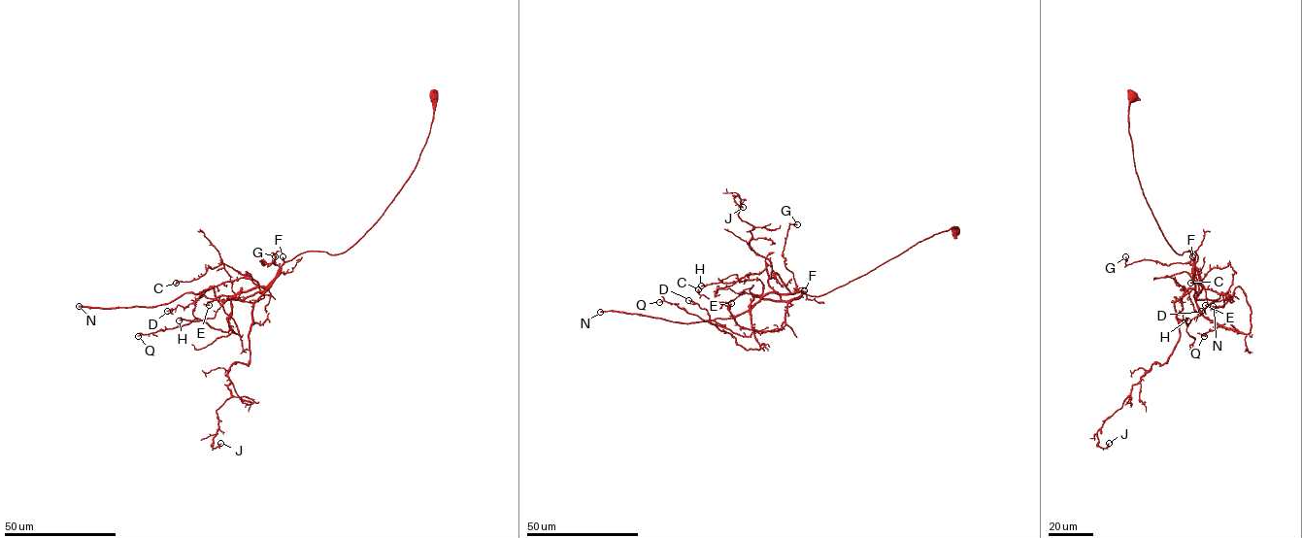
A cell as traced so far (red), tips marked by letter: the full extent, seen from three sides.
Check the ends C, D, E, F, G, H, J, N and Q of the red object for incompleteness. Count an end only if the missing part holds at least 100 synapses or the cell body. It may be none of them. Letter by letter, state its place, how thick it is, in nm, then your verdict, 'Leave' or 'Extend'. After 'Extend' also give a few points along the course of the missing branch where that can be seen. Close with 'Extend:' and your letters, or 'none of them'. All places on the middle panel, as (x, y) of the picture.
C: Place: (698, 289). Thickness 300 nm. Leave
D: Place: (688, 300). Thickness 120 nm. Leave
E: Place: (731, 303). Thickness 190 nm. Leave
F: Place: (804, 290). Thickness 110 nm. Leave
G: Place: (797, 224). Thickness 120 nm. Leave
H: Place: (701, 285). Thickness 130 nm. Leave
J: Place: (743, 207). Thickness 130 nm. Leave
N: Place: (600, 312). Thickness 320 nm. Extend
Q: Place: (659, 302). Thickness 130 nm. Leave
Extend: N

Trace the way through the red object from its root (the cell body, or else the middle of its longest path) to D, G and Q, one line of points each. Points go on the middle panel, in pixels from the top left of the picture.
D: (955, 231), (935, 233), (822, 295), (787, 300), (752, 295), (750, 318), (759, 350), (738, 345), (688, 300)
G: (955, 231), (954, 227), (935, 233), (866, 274), (811, 296), (797, 288), (783, 256), (788, 225), (797, 224)
Q: (955, 231), (954, 227), (935, 233), (822, 295), (803, 293), (787, 300), (752, 295), (750, 336), (659, 302)

